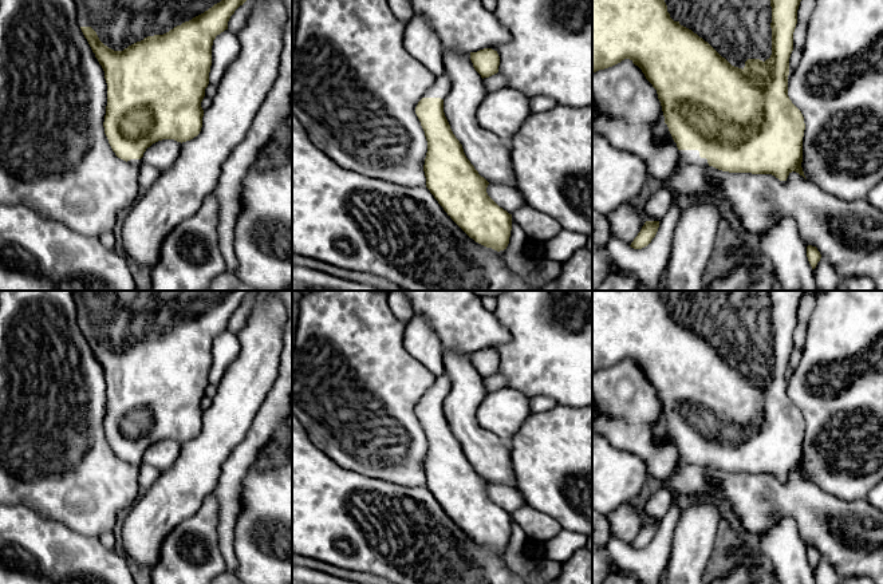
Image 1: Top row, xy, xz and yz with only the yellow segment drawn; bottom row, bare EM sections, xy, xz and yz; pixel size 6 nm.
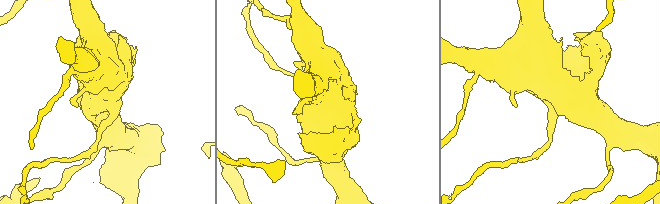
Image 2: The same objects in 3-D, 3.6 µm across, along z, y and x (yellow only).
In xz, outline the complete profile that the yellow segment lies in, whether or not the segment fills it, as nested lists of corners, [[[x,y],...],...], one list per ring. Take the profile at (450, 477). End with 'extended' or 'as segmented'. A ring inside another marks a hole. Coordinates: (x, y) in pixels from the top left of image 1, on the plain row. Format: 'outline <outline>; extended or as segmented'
outline [[[446,375],[435,376],[415,407],[427,441],[423,465],[426,488],[470,538],[500,552],[509,544],[512,514],[488,496],[489,482],[466,458],[450,429],[444,413],[450,386]]]; extended

